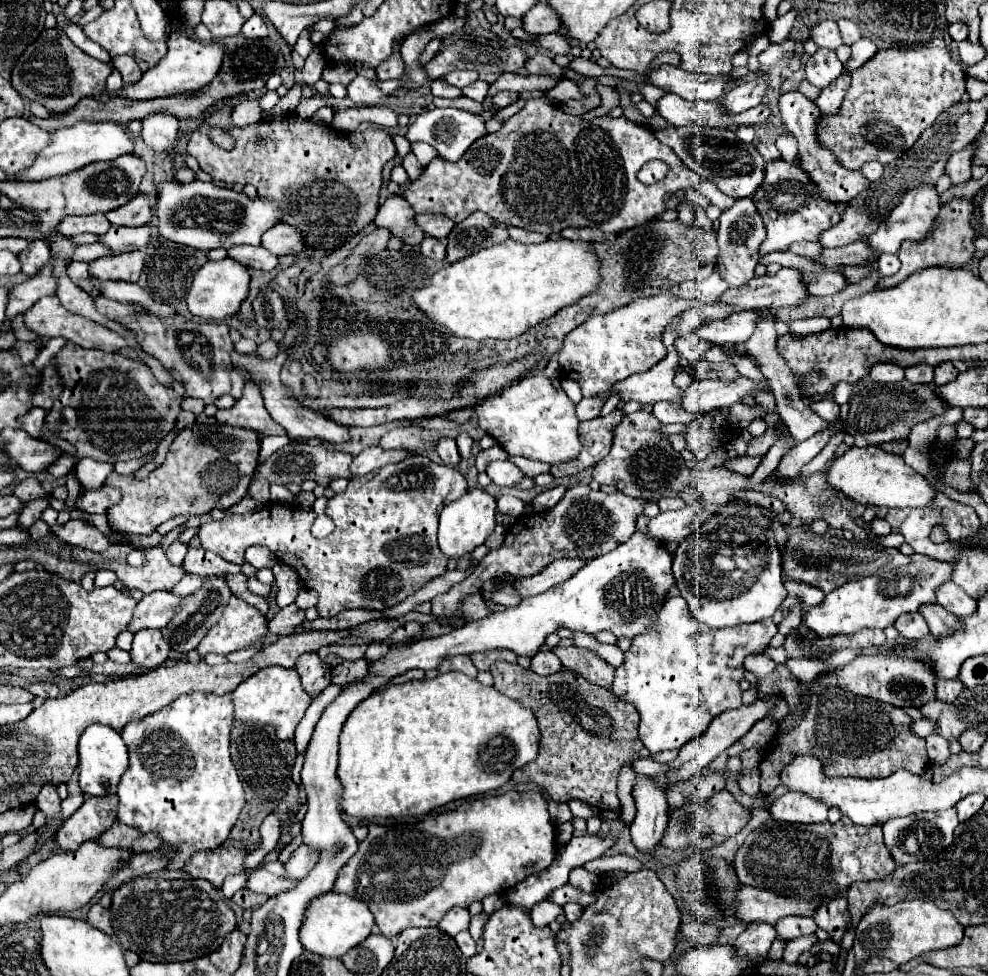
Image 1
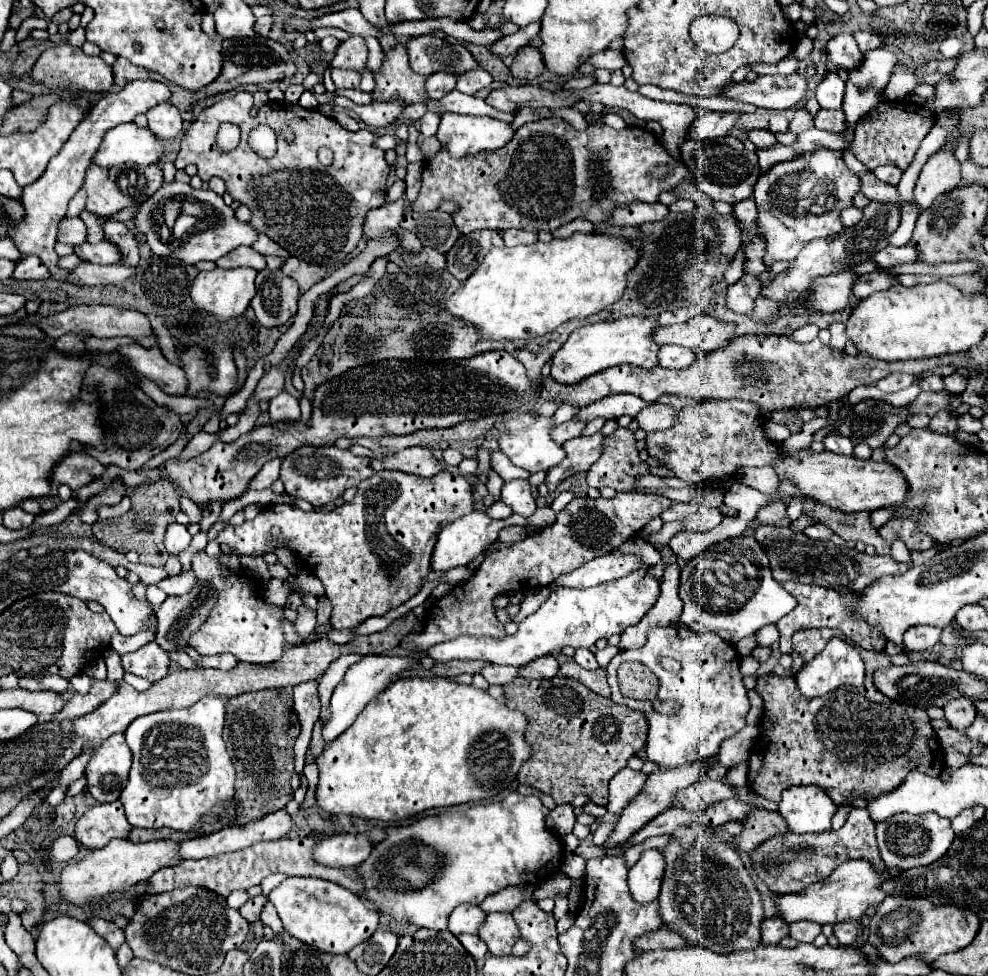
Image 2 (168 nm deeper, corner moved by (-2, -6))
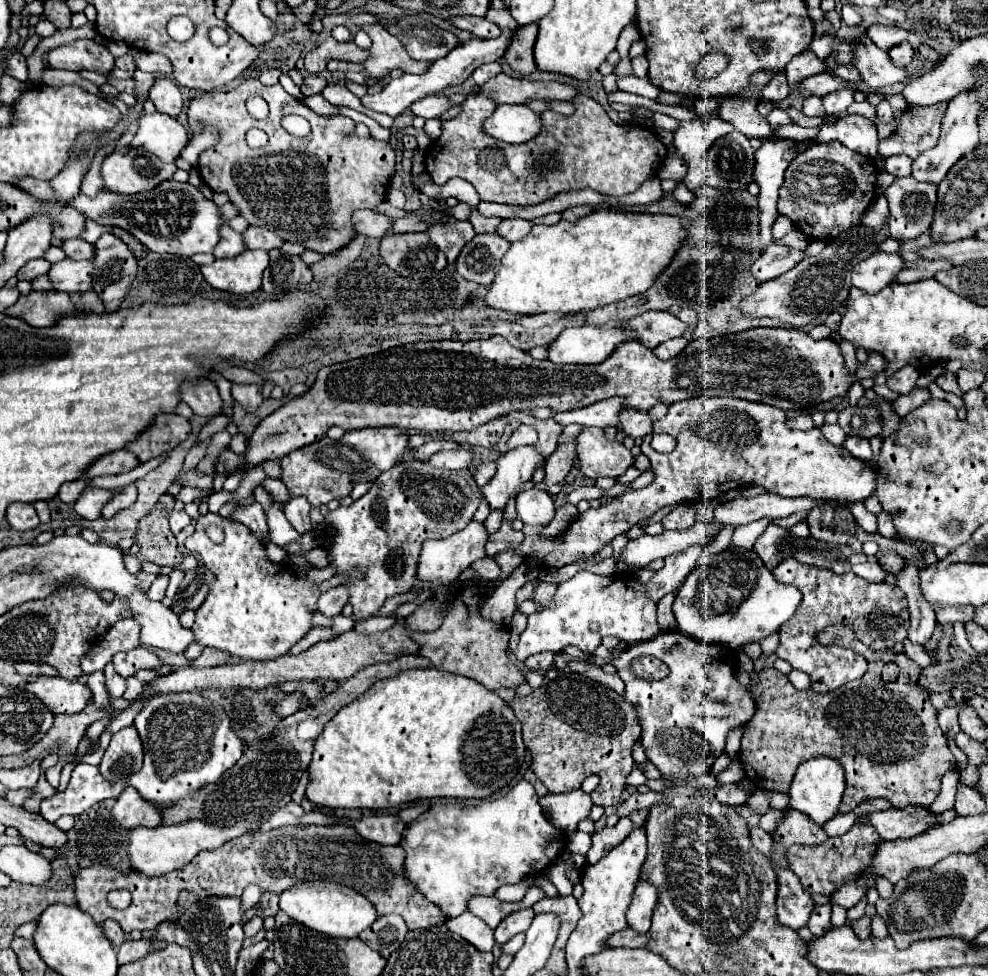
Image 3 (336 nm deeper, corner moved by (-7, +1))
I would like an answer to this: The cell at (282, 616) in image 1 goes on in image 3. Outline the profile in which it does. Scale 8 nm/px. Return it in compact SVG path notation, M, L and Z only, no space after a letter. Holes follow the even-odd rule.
M340 585L340 587L334 587L334 589L328 589L316 603L318 611L324 615L324 617L334 617L342 611L342 607L346 605L348 601L348 593L346 593L346 587Z

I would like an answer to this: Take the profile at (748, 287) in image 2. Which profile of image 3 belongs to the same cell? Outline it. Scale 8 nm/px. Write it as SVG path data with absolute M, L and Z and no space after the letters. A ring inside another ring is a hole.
M772 243L768 249L762 251L762 255L752 263L750 273L758 283L764 283L768 279L774 279L776 275L786 273L796 263L802 261L802 251L790 249L778 243Z

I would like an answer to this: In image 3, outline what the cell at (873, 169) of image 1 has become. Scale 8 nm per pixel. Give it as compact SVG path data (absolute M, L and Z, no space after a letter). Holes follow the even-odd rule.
M906 155L888 157L886 159L886 173L894 175L894 177L908 177L910 175L910 165L912 165L912 159L906 157Z

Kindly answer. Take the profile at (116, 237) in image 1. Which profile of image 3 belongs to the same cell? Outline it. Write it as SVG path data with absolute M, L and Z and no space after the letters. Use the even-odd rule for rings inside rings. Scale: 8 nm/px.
M68 239L64 241L62 249L70 259L94 259L94 243L88 243L84 239Z

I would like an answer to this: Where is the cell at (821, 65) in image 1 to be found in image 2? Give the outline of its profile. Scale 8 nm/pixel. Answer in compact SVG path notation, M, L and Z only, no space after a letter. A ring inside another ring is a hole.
M827 74L825 80L817 86L817 102L821 108L827 110L839 110L843 104L843 92L845 84L837 74Z

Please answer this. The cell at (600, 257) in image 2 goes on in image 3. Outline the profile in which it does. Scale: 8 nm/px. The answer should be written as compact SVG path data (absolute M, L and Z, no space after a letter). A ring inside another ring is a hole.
M594 211L578 223L560 221L556 225L534 225L532 233L512 243L502 265L488 285L484 303L492 309L502 309L518 315L540 313L578 313L590 311L614 301L638 295L654 283L654 277L670 263L674 249L682 243L682 221L666 215L642 215L642 213L618 213L618 211Z

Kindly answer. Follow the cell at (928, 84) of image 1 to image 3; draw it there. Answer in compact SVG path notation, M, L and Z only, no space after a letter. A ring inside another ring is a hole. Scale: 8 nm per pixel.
M946 103L930 107L908 107L896 131L882 143L878 153L882 157L890 155L908 155L910 159L918 157L926 149L934 147L940 133L940 121L946 113Z

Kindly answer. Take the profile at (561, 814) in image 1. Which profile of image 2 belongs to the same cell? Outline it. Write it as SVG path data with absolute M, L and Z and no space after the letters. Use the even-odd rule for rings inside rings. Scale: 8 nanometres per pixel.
M571 804L557 806L555 810L551 810L547 814L545 824L559 838L563 838L565 834L571 834L573 832L573 824L575 824L575 810L573 810L573 806Z

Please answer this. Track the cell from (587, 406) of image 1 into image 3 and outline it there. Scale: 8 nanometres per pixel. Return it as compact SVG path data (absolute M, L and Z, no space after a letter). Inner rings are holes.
M513 411L509 413L508 420L516 420L523 424L530 425L530 427L534 427L534 429L538 431L538 441L536 441L536 445L538 445L538 449L542 449L544 457L548 457L550 453L554 453L556 443L558 443L560 435L562 435L562 429L564 429L564 427L562 427L558 421L554 421L554 419L542 421L542 419L536 419L536 417L527 415L523 411Z

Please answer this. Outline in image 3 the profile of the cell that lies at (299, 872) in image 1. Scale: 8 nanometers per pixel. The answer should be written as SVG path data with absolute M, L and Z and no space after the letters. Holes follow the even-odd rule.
M372 815L354 823L354 831L378 845L398 845L402 839L404 823L394 815Z

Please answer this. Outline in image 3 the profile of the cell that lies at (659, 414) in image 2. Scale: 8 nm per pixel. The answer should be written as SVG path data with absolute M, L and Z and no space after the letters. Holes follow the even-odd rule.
M626 407L622 413L620 413L620 427L624 429L624 433L632 435L634 439L640 439L648 433L652 433L652 419L648 415L648 411L638 411L638 409L630 409Z

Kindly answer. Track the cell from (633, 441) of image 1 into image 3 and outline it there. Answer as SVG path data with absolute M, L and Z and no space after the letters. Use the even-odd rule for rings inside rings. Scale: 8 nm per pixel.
M584 427L578 435L578 465L586 477L620 477L632 465L632 453L618 439L608 439L604 429Z

